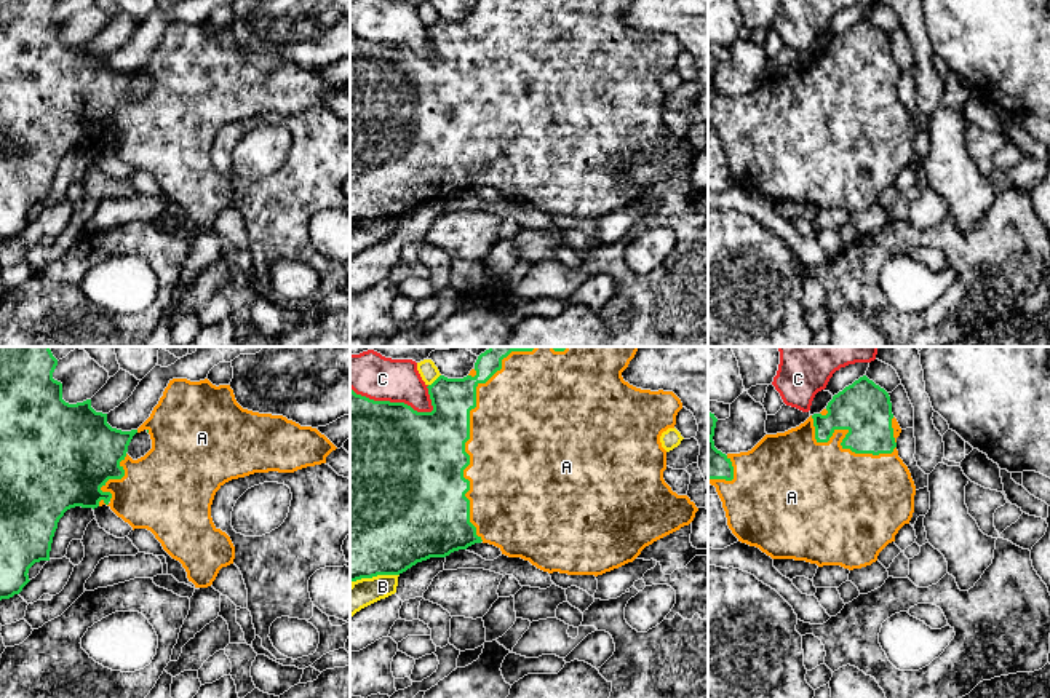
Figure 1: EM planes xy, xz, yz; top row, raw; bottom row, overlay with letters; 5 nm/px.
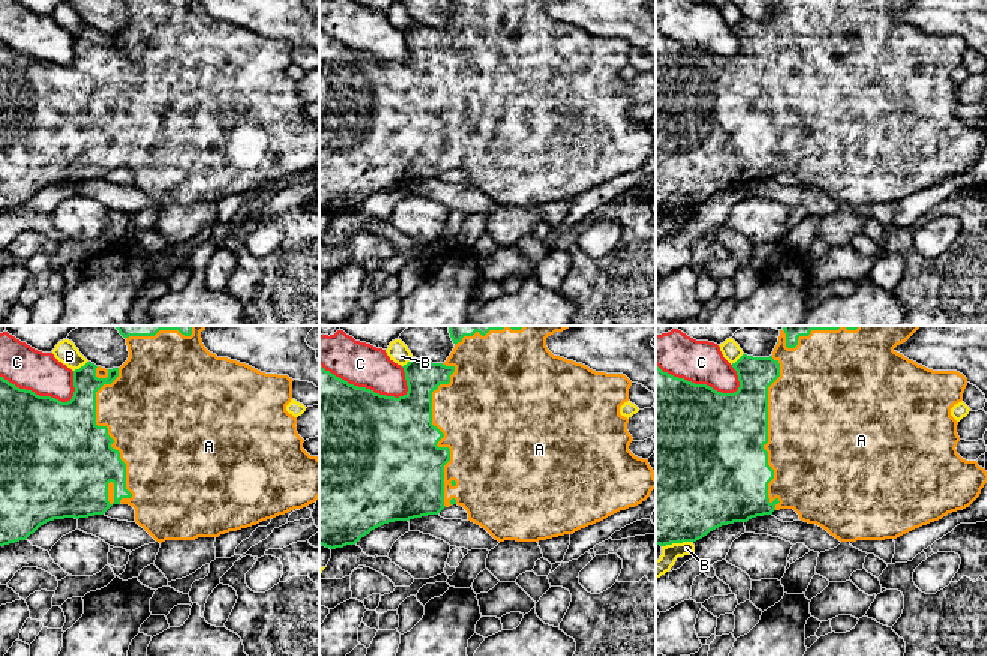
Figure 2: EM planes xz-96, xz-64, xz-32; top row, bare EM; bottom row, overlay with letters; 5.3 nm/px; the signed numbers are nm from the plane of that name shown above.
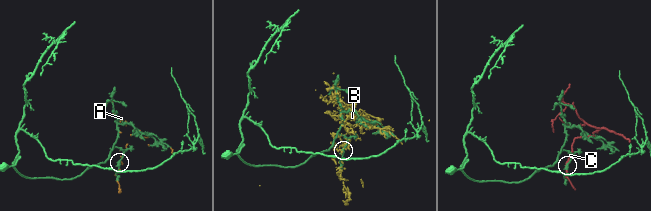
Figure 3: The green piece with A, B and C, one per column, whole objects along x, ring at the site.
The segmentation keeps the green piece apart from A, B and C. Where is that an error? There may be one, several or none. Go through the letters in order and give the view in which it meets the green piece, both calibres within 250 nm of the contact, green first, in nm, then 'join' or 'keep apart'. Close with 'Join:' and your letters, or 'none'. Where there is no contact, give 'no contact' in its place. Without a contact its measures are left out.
A: xz | 480/460 nm | join
B: xz | 240/90 nm | keep apart
C: xz | 500/220 nm | keep apart
Join: A

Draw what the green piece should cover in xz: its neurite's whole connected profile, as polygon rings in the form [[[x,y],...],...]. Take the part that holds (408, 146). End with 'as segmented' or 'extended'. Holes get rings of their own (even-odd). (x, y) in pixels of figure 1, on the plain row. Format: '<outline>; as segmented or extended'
[[[478,0],[475,10],[463,21],[447,21],[439,18],[432,27],[428,27],[428,37],[432,42],[432,54],[417,54],[404,45],[374,43],[366,38],[356,37],[350,30],[350,224],[361,220],[372,220],[377,217],[400,217],[416,208],[417,204],[430,200],[446,200],[454,193],[467,192],[475,185],[489,185],[497,188],[502,196],[508,200],[521,200],[529,203],[537,211],[553,216],[567,217],[603,217],[614,211],[618,211],[628,204],[633,204],[641,193],[654,184],[689,168],[698,150],[687,137],[678,137],[663,121],[666,112],[666,93],[662,89],[660,78],[668,70],[674,70],[676,58],[682,51],[681,42],[673,34],[650,34],[641,32],[623,22],[622,14],[628,10],[633,0]]]; extended

